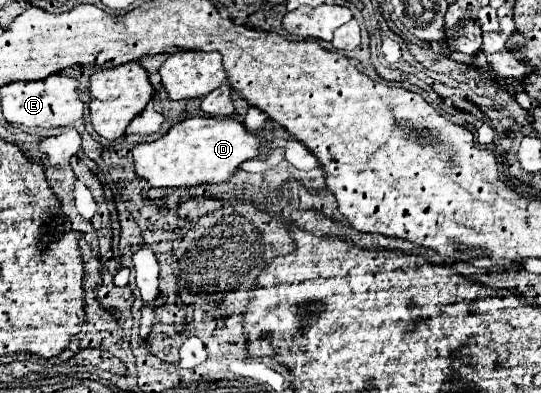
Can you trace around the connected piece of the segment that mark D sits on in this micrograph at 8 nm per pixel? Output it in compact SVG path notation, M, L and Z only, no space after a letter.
M187 117L175 123L161 139L151 143L139 143L133 149L135 173L149 181L153 187L195 187L203 183L229 181L239 165L247 159L261 155L263 137L247 131L247 127L233 119L217 117Z

